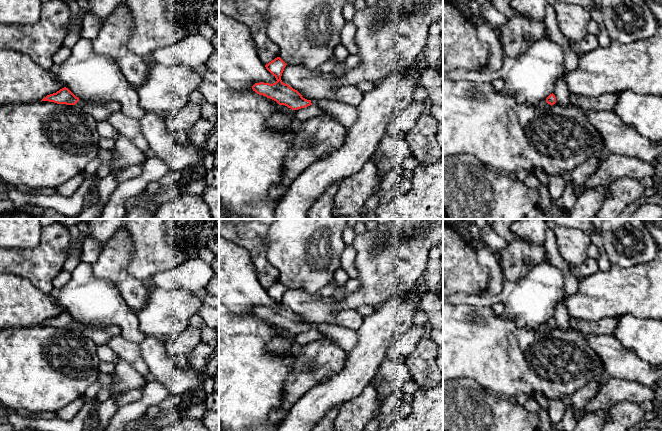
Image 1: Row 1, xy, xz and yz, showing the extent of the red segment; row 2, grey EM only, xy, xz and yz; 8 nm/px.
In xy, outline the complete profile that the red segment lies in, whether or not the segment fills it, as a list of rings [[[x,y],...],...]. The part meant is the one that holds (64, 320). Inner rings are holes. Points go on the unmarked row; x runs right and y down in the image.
[[[64,311],[56,317],[47,319],[41,325],[49,325],[57,328],[77,329],[85,336],[92,339],[96,345],[108,344],[111,338],[120,335],[120,330],[116,325],[88,326],[76,321],[68,312]]]

